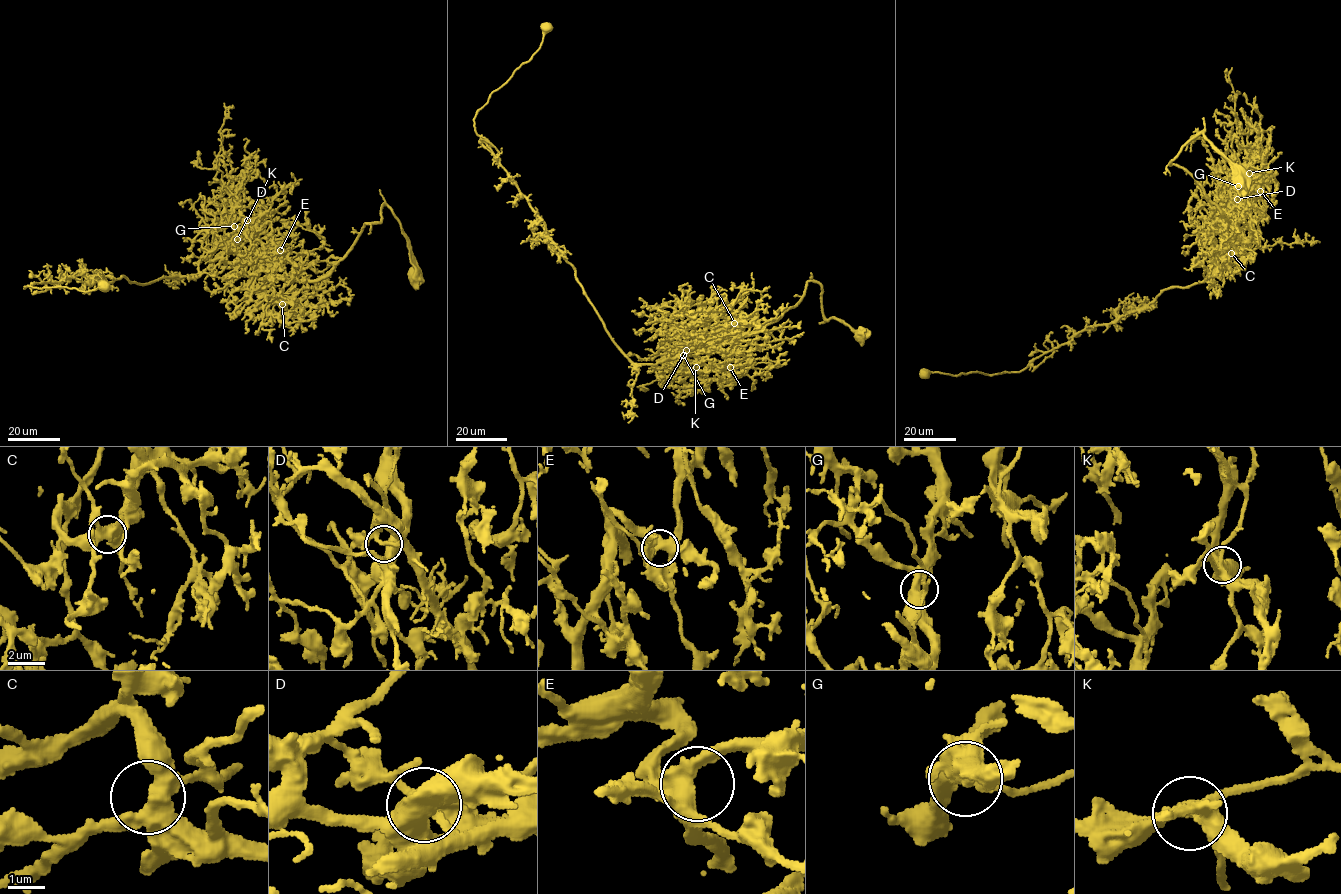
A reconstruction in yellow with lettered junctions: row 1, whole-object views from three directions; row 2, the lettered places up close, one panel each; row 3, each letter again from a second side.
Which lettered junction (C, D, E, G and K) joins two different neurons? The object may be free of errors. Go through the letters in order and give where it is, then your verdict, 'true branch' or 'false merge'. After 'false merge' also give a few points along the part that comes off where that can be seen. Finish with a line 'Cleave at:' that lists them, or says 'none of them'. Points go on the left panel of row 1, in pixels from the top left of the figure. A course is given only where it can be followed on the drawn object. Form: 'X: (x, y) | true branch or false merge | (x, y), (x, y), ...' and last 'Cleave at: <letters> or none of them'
C: (282, 304) | true branch
D: (237, 239) | false merge | (237, 239), (200, 273), (144, 284), (123, 275), (104, 283), (71, 277), (24, 286), (105, 288)
E: (280, 250) | true branch
G: (234, 226) | true branch
K: (247, 220) | true branch
Cleave at: D

